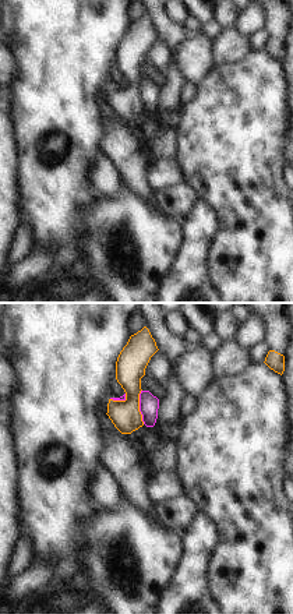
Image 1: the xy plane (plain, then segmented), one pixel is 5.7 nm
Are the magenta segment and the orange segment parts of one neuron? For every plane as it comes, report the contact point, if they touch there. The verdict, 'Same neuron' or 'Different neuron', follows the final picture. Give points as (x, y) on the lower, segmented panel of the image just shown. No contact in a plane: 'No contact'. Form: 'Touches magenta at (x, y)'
Touches magenta at (140, 406).

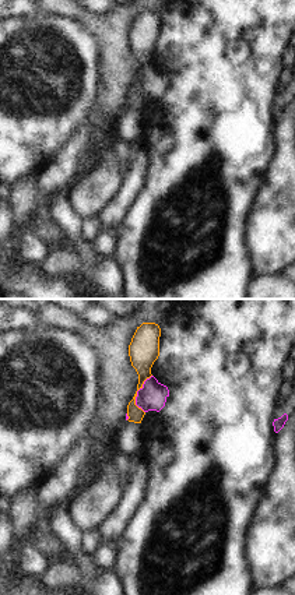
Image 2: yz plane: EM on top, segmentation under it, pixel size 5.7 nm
Touches magenta at (137, 394).

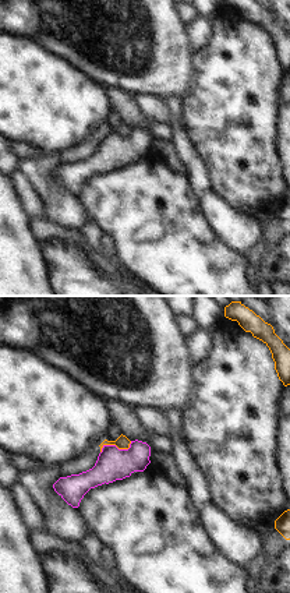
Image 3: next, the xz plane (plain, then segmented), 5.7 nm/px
Touches magenta at (116, 447).

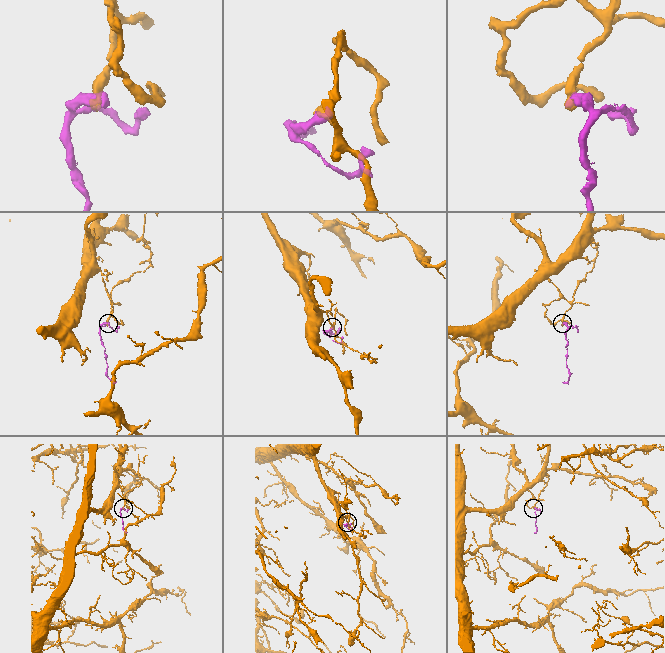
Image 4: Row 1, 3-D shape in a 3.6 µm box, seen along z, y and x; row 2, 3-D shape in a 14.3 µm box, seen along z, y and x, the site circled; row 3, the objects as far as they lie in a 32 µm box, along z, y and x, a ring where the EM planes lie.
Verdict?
Different neuron.

